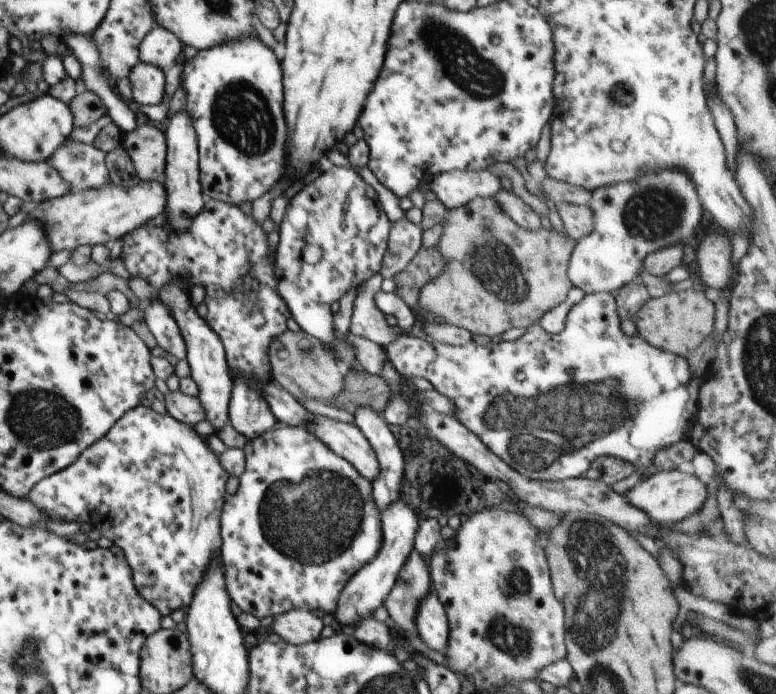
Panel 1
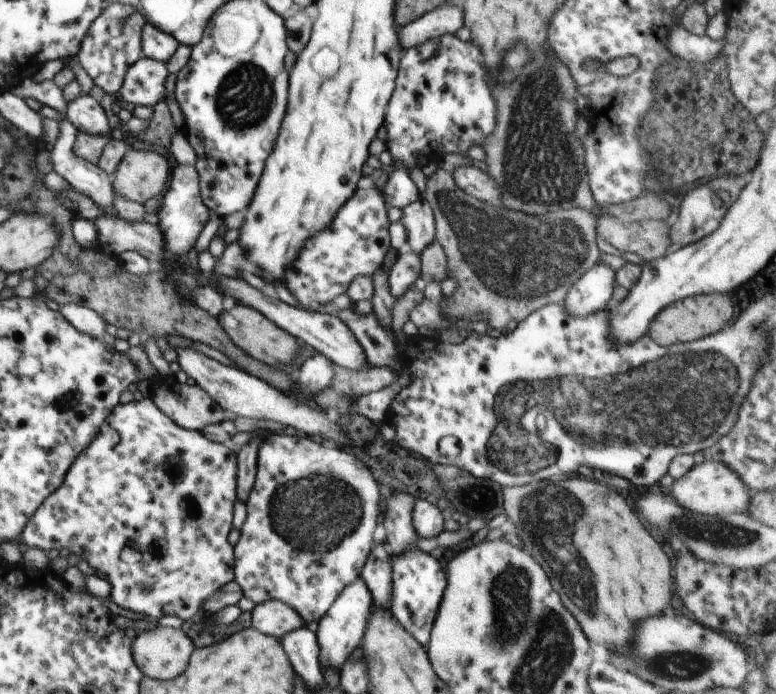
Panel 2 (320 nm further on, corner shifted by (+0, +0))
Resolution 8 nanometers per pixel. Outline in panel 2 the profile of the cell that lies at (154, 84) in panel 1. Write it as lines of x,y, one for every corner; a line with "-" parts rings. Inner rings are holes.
142,56
126,71
118,100
135,107
153,107
166,99
168,75
166,63

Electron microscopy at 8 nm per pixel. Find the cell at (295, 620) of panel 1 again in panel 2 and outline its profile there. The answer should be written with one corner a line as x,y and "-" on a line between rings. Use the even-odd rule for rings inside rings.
276,599
255,605
251,611
252,627
262,634
282,638
291,630
306,626
303,618
291,606

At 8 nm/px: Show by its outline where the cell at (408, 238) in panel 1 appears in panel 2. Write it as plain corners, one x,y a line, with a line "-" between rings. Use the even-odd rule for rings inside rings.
403,248
398,251
396,262
389,272
389,291
399,299
422,276
421,258
414,251

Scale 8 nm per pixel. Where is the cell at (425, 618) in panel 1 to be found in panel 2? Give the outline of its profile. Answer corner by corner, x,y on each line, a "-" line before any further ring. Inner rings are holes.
410,547
404,553
391,555
392,592
389,610
397,621
426,648
431,639
440,601
447,587
447,572
442,570
438,559
418,547

